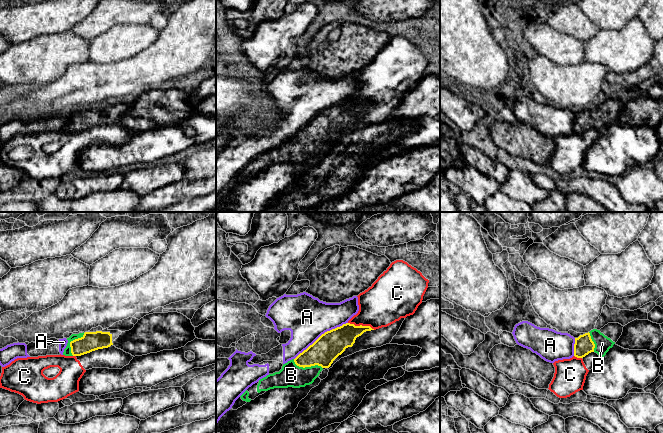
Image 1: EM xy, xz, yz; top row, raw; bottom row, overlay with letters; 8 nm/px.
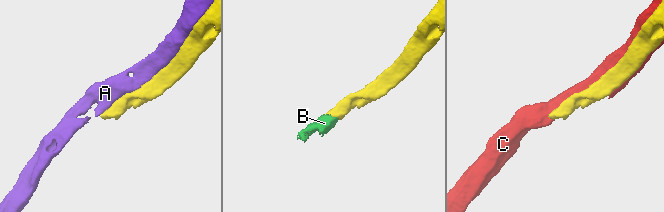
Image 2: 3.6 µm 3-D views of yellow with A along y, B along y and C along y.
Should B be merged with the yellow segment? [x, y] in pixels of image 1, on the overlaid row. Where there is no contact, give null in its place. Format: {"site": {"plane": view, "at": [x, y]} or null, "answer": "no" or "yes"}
{"site": {"plane": "xz", "at": [307, 366]}, "answer": "yes"}

